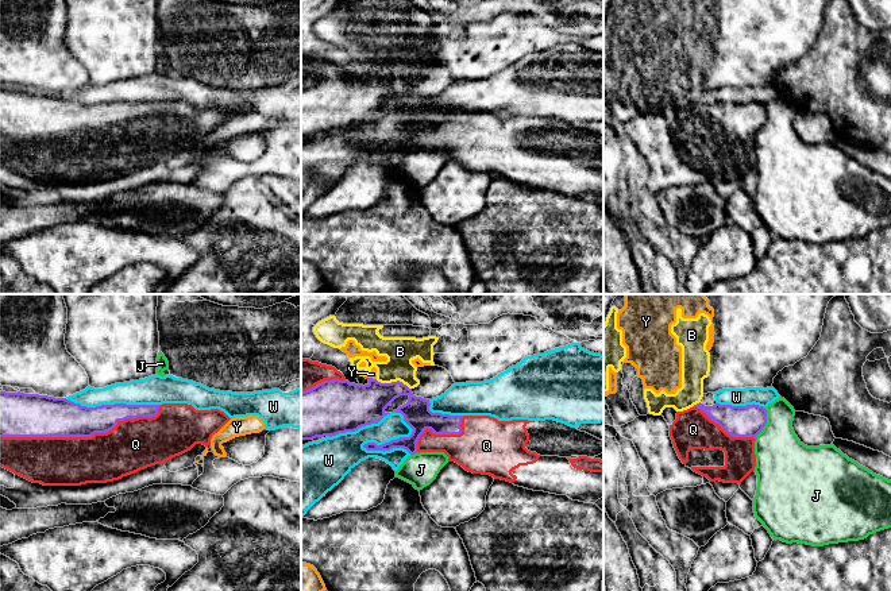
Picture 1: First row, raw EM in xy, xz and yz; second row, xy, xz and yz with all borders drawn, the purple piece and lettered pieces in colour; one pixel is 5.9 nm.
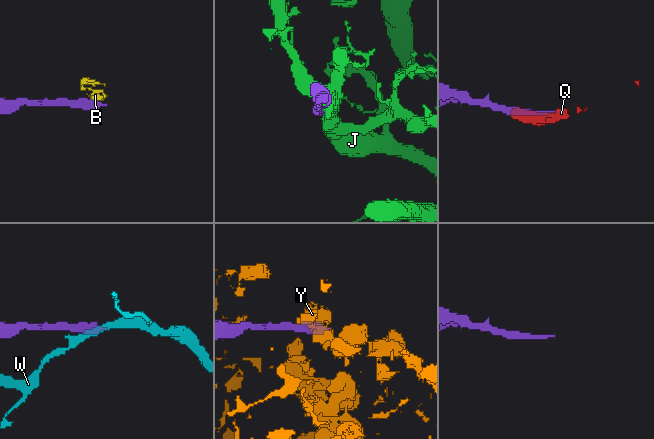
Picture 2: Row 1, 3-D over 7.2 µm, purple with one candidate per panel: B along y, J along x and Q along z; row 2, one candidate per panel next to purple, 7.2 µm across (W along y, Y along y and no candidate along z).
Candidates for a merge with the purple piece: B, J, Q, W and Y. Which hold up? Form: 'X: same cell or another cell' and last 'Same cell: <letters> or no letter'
B: another cell
J: another cell
Q: same cell
W: another cell
Y: another cell
Same cell: Q

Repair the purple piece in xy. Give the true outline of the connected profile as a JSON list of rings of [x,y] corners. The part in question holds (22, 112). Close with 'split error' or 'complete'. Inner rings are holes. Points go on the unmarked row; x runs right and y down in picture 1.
[[[0,89],[0,165],[19,173],[32,181],[40,181],[43,184],[81,184],[86,181],[107,181],[119,178],[123,174],[135,171],[140,167],[155,162],[166,162],[167,158],[180,154],[190,148],[196,142],[208,144],[211,136],[217,131],[231,116],[219,107],[196,108],[188,101],[162,101],[162,103],[101,103],[96,105],[81,104],[66,96],[54,96],[39,92],[24,90],[5,90]]]; split error

